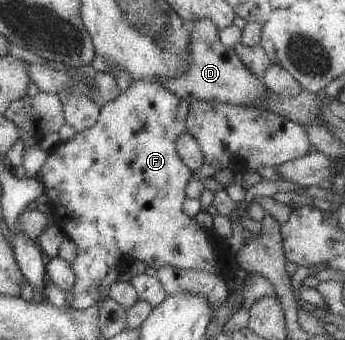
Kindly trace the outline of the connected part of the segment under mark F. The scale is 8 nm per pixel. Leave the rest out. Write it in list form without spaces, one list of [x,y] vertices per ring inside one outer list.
[[[141,80],[135,82],[121,92],[120,96],[112,102],[106,103],[100,108],[100,114],[97,123],[88,130],[77,133],[75,138],[63,142],[59,148],[55,148],[53,152],[48,152],[48,158],[41,170],[37,173],[37,178],[44,185],[45,194],[49,199],[51,214],[56,220],[58,226],[67,234],[68,239],[75,242],[77,245],[77,258],[72,266],[72,270],[76,275],[75,291],[66,293],[66,301],[73,309],[87,309],[92,306],[96,300],[97,290],[107,274],[115,265],[121,265],[120,262],[127,260],[137,260],[137,262],[144,262],[149,267],[156,271],[165,266],[174,267],[176,270],[189,271],[204,271],[211,275],[219,274],[220,264],[224,261],[225,251],[224,247],[217,244],[211,236],[209,230],[203,228],[194,217],[189,217],[182,208],[183,202],[186,200],[186,188],[191,180],[195,177],[194,173],[183,163],[181,156],[178,154],[176,148],[176,141],[187,132],[187,118],[190,104],[181,100],[179,96],[167,91],[167,88],[155,81]]]

